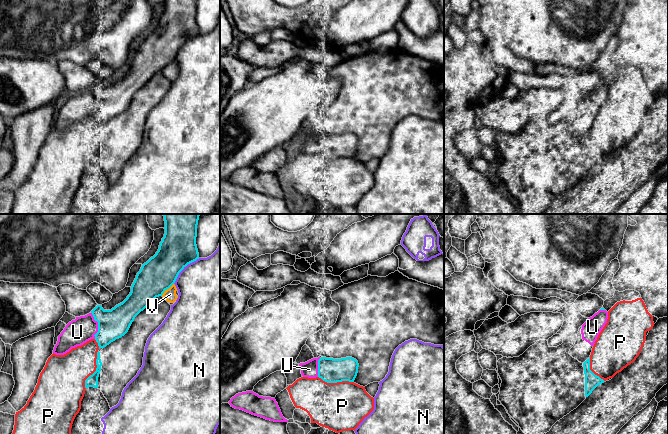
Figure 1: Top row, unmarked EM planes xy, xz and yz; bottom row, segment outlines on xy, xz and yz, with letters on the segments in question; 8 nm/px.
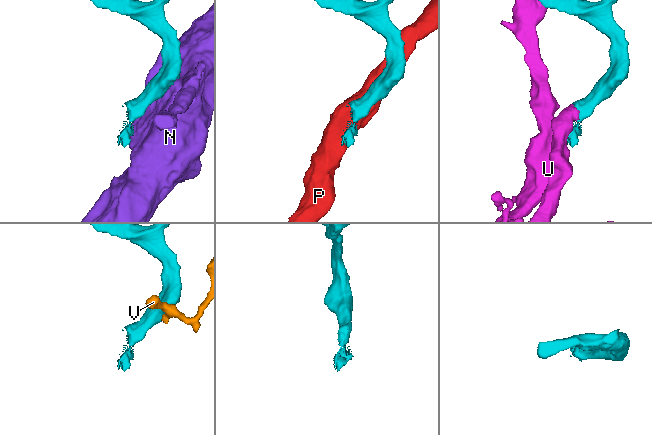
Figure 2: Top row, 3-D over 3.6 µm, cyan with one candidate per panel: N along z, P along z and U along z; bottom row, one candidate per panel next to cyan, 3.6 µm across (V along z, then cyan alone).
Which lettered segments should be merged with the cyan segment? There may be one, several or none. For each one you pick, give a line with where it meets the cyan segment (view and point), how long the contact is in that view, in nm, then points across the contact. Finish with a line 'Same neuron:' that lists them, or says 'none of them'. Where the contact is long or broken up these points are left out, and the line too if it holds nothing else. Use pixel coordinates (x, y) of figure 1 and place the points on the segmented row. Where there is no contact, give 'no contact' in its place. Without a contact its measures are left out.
U: meets cyan in xy at (98, 325); contact 220 nm long
Same neuron: U

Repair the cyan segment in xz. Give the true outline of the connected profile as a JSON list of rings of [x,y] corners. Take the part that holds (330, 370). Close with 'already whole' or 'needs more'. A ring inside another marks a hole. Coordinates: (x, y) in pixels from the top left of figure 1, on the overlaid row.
[[[352,357],[333,359],[313,358],[299,364],[303,377],[319,377],[327,383],[354,382],[358,373],[358,361]]]; needs more

